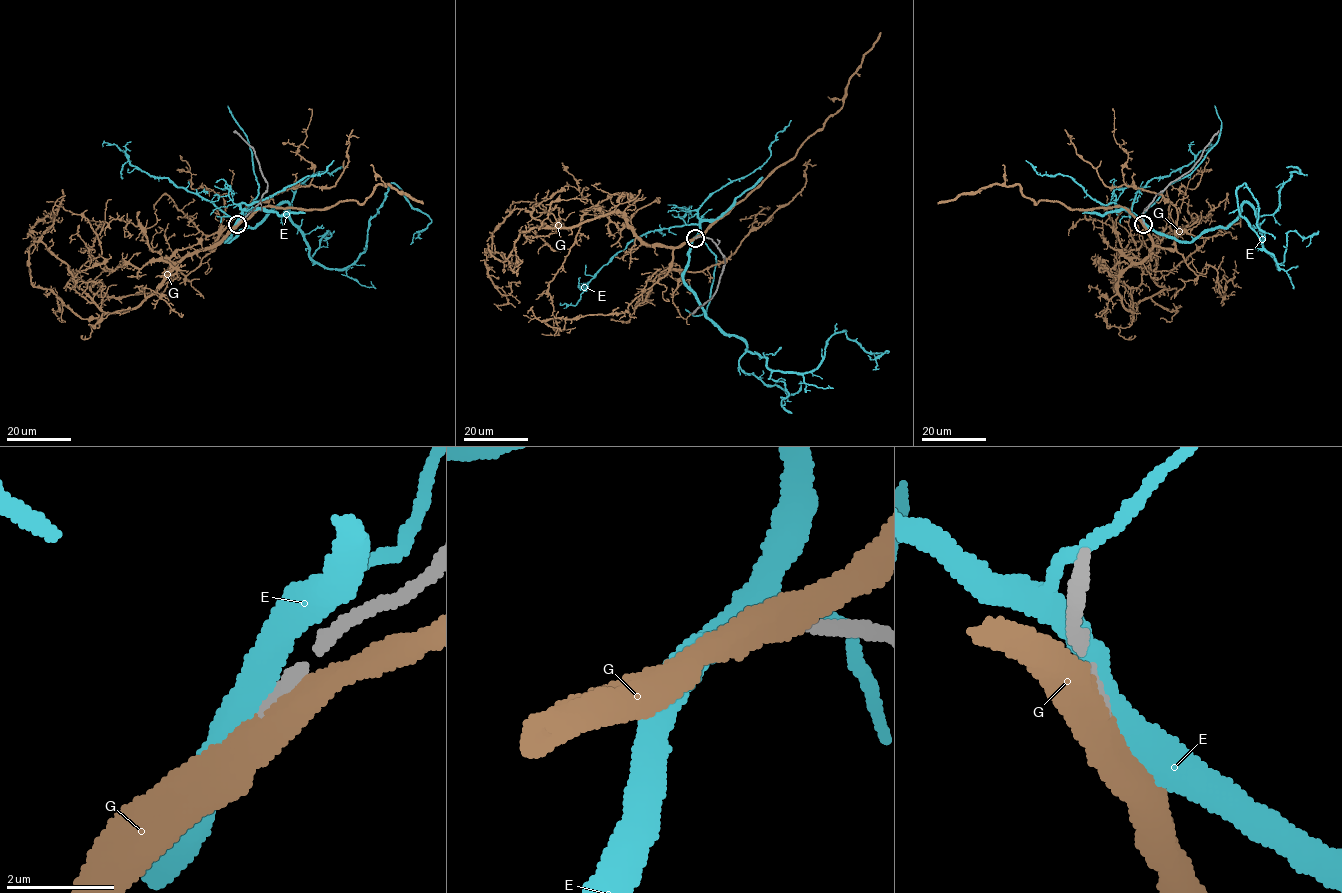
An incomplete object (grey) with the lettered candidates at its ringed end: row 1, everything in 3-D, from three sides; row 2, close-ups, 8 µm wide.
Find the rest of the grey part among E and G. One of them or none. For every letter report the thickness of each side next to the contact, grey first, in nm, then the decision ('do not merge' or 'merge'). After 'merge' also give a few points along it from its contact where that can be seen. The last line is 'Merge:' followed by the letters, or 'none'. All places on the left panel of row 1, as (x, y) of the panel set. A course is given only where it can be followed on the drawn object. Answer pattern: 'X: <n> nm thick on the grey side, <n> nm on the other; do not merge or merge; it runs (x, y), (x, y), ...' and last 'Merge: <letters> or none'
E: 320 nm thick on the grey side, 500 nm on the other; do not merge
G: 320 nm thick on the grey side, 500 nm on the other; merge; it runs (238, 222), (175, 262), (134, 308), (104, 312), (28, 233), (51, 221), (62, 199)
Merge: G

